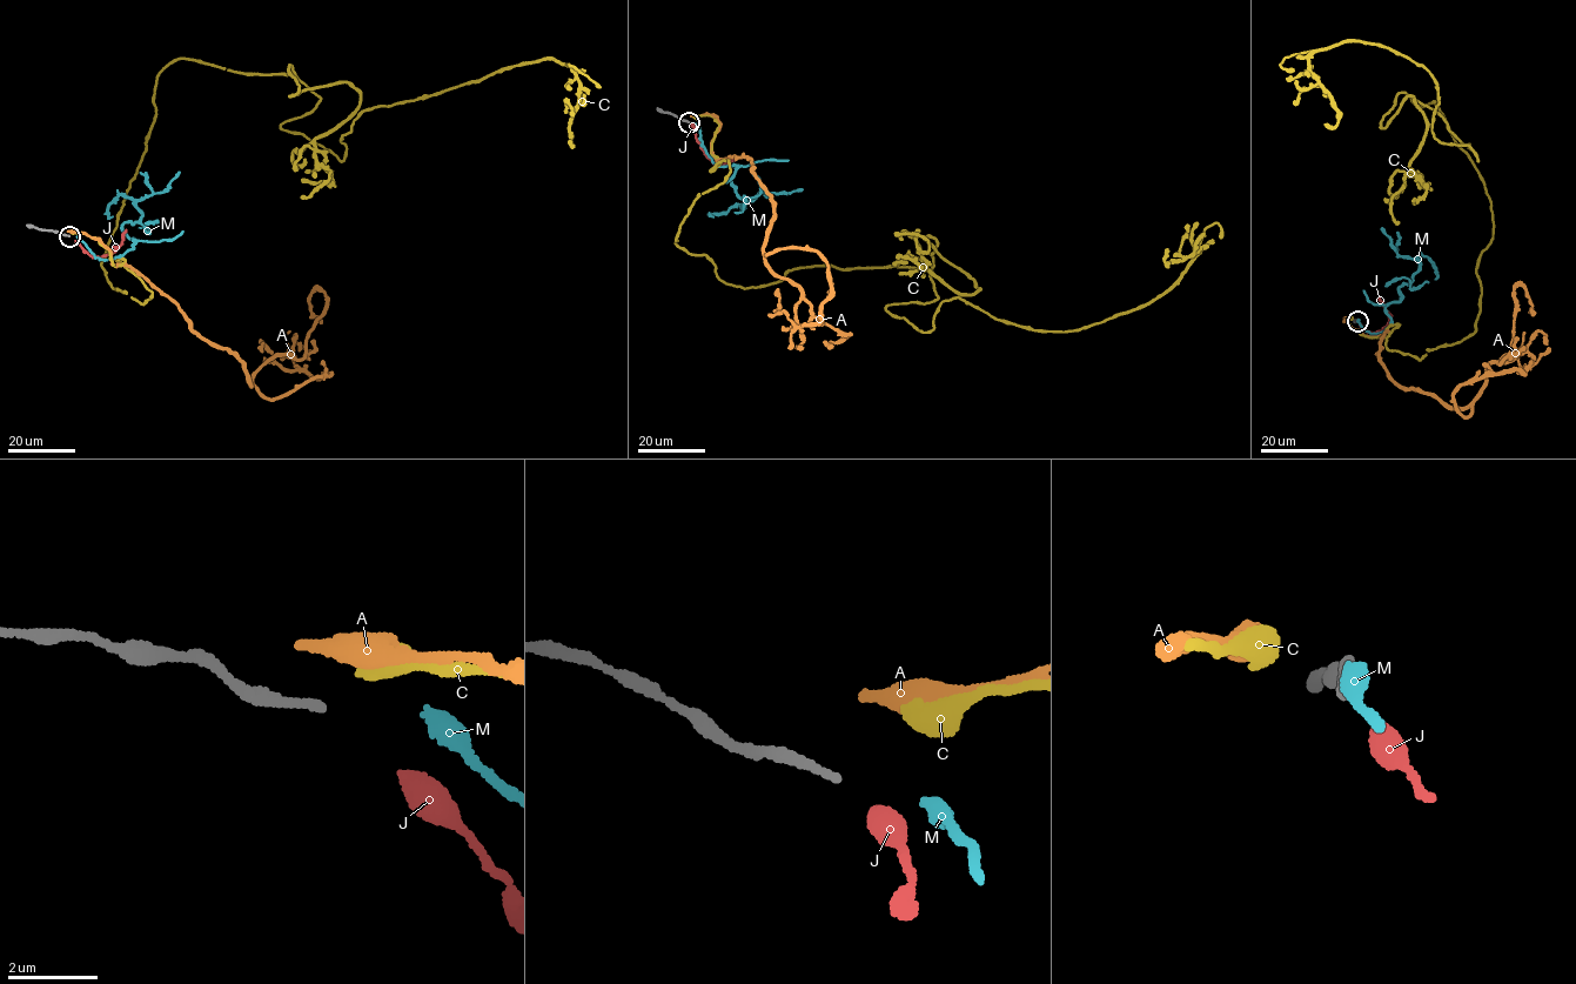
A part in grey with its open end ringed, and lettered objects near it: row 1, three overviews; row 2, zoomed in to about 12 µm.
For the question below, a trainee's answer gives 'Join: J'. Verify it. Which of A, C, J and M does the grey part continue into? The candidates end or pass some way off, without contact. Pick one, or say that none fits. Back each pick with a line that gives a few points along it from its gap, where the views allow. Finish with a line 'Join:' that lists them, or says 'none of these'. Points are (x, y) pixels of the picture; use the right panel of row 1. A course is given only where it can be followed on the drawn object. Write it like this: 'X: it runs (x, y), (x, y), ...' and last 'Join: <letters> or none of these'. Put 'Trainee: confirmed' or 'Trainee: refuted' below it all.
J: it runs (1359, 325), (1374, 333), (1386, 328), (1390, 315), (1380, 298)
Join: J
Trainee: confirmed

